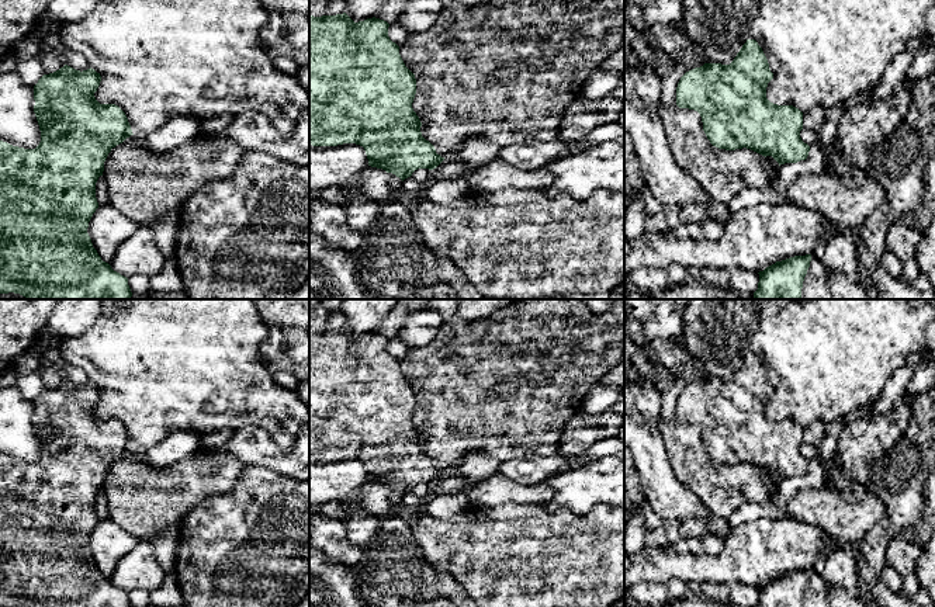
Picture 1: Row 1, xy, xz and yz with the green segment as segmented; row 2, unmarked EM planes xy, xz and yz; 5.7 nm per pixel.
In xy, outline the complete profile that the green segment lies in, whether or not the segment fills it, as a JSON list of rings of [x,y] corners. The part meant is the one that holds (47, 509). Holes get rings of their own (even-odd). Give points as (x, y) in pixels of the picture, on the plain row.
[[[65,379],[53,388],[44,389],[34,400],[34,427],[41,445],[39,459],[35,464],[24,464],[0,455],[0,607],[131,607],[128,593],[101,575],[87,548],[89,537],[98,523],[96,497],[103,490],[104,476],[112,462],[134,450],[125,427],[118,420],[100,419],[96,415],[94,407],[100,396],[100,388],[91,382],[80,386]]]

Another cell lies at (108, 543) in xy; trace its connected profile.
[[[108,517],[98,520],[89,537],[87,548],[101,575],[110,579],[118,562],[138,542],[136,537]]]

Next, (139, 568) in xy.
[[[149,540],[139,542],[118,562],[110,580],[124,592],[153,592],[163,585],[166,572],[160,566]]]

